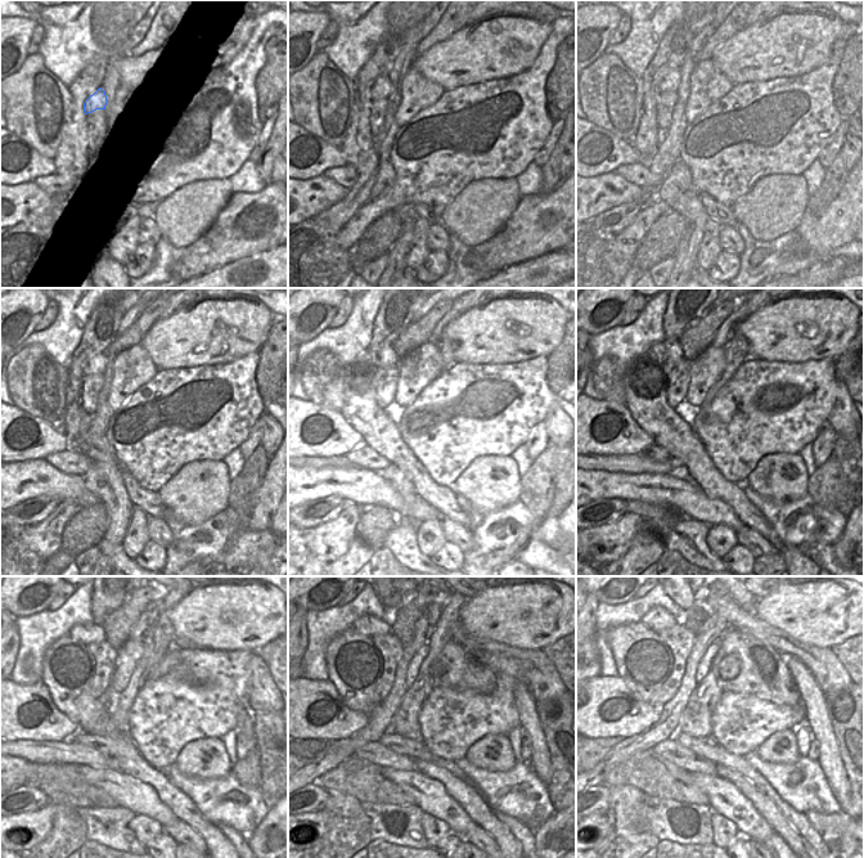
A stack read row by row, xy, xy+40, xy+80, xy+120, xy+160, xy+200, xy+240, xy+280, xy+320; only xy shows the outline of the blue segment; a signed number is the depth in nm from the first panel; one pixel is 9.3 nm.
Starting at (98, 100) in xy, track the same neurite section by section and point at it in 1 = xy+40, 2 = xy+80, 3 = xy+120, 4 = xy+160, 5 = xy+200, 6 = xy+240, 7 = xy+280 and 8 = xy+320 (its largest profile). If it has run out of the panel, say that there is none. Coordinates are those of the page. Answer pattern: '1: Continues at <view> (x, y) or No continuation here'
1: Continues at xy+40 (382, 88)
2: Continues at xy+80 (671, 81)
3: Continues at xy+120 (97, 364)
4: Continues at xy+160 (385, 358)
5: Continues at xy+200 (666, 350)
6: Continues at xy+240 (88, 633)
7: Continues at xy+280 (368, 625)
8: Continues at xy+320 (657, 618)

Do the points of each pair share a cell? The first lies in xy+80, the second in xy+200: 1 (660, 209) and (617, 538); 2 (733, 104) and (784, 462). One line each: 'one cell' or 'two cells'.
1: one cell
2: two cells

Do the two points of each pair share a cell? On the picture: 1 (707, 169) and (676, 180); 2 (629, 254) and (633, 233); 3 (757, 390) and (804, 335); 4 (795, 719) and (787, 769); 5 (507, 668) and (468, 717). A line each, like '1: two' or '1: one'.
1: two
2: one
3: two
4: two
5: one

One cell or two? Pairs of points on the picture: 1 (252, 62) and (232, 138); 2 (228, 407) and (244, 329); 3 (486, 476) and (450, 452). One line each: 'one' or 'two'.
1: one
2: two
3: two

